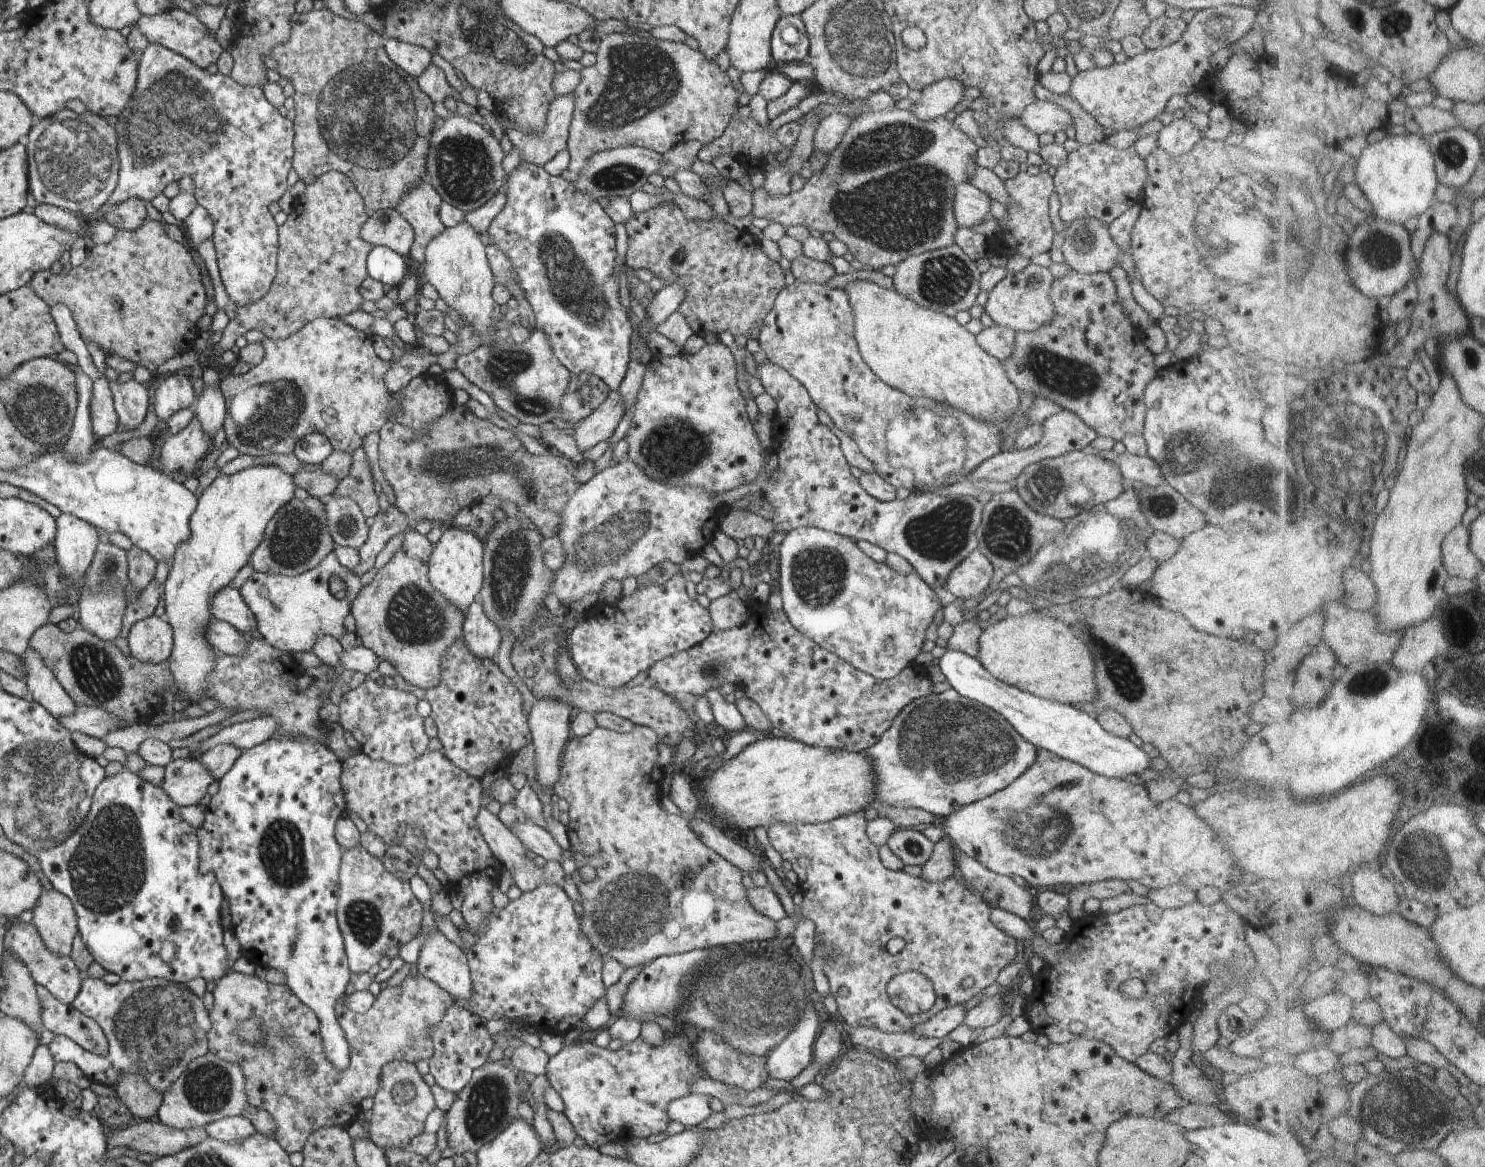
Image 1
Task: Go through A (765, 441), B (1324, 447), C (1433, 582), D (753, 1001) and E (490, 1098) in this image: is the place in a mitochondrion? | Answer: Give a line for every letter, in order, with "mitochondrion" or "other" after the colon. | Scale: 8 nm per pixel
A: other
B: mitochondrion
C: other
D: mitochondrion
E: mitochondrion

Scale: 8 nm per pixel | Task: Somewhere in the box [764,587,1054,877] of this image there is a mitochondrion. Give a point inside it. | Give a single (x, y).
(946, 741)

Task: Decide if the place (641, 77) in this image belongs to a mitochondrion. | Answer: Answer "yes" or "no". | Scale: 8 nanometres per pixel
yes

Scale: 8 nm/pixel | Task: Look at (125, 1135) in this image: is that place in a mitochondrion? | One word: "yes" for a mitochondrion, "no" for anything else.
no

